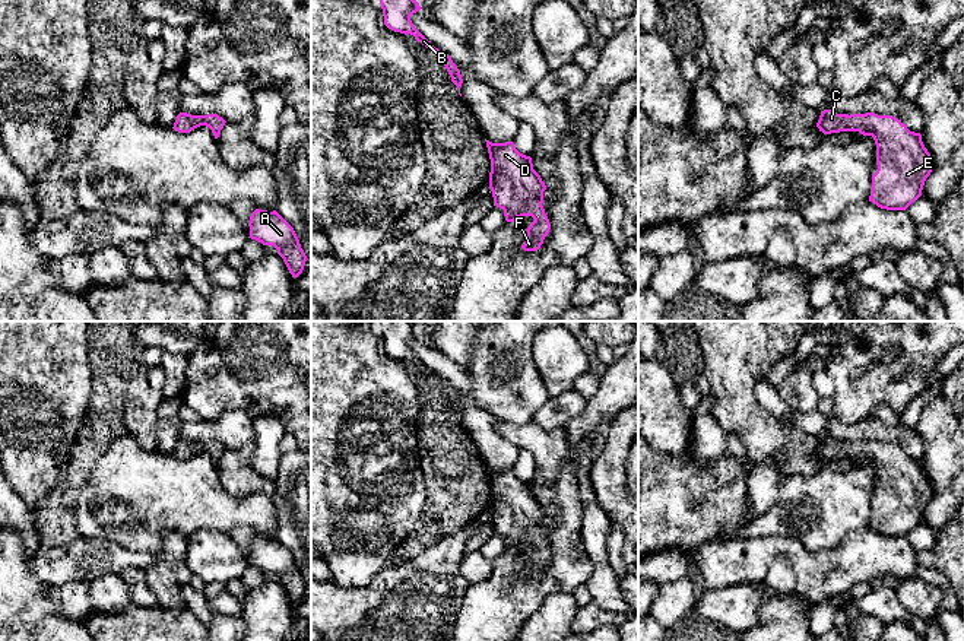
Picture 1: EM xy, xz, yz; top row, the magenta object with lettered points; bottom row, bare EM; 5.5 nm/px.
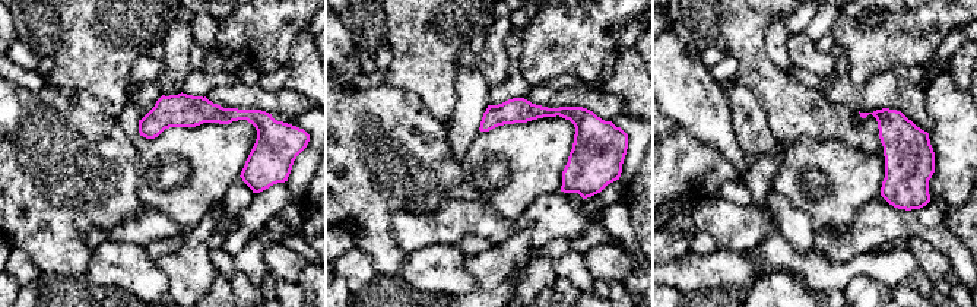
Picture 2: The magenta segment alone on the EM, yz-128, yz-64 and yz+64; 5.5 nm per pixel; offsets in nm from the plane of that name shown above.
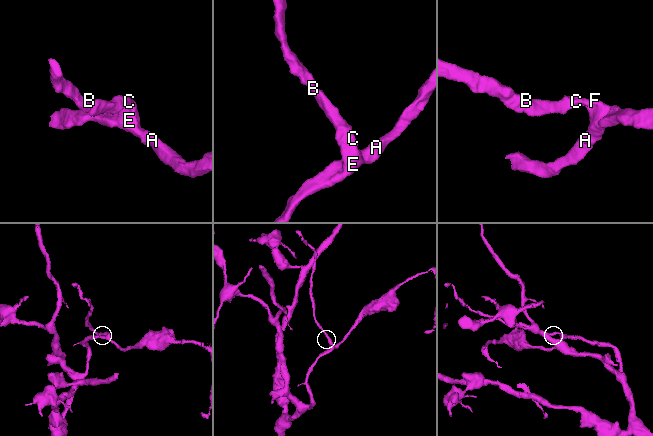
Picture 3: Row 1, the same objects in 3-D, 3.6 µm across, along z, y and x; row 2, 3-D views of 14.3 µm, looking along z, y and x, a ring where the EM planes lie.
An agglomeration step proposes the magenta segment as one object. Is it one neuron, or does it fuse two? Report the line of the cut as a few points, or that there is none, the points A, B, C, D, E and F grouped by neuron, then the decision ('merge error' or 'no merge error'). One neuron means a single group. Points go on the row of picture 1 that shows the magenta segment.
no cut | A B C D E F | no merge error

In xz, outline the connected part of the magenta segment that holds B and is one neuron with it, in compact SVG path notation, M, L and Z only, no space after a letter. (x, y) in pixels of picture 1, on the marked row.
M380 0L380 4L383 9L384 25L394 32L413 35L418 42L432 50L445 66L451 82L457 86L459 95L462 96L460 86L463 79L451 57L431 45L429 41L413 26L410 20L410 16L421 10L419 3L416 0Z

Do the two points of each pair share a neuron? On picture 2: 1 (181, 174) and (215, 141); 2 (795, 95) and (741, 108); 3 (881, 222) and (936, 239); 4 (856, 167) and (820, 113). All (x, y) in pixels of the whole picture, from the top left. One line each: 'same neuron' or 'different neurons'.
1: same neuron
2: different neurons
3: same neuron
4: different neurons

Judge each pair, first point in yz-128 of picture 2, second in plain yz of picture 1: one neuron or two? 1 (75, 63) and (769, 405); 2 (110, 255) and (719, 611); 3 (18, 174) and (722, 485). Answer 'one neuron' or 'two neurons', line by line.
1: two neurons
2: one neuron
3: one neuron

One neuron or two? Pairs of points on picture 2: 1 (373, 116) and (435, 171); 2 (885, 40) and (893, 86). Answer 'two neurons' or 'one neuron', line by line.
1: one neuron
2: two neurons

